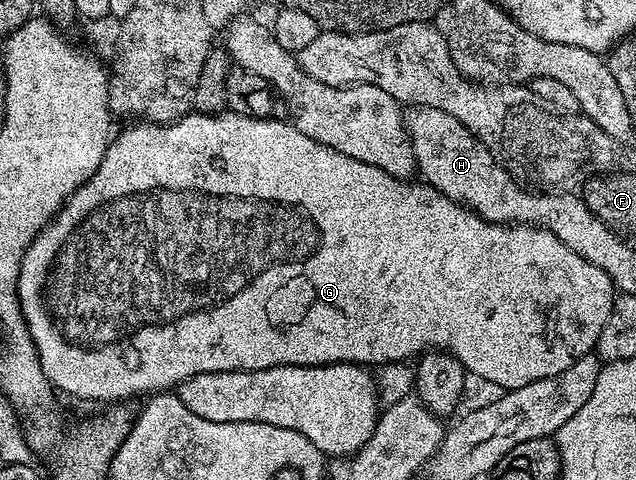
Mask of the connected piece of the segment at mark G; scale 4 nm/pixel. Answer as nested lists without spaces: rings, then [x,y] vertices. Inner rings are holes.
[[[193,111],[193,112],[190,112],[190,113],[188,113],[188,114],[187,114],[187,115],[185,115],[185,117],[179,117],[179,119],[178,119],[178,120],[176,120],[176,121],[174,121],[174,122],[171,122],[171,123],[169,123],[169,124],[166,124],[166,125],[157,125],[157,124],[155,124],[155,123],[132,123],[132,124],[129,124],[129,125],[132,125],[132,126],[130,126],[130,127],[129,127],[129,129],[124,129],[124,130],[122,130],[122,131],[121,131],[121,133],[120,133],[120,130],[119,130],[119,132],[117,132],[117,133],[116,133],[116,134],[115,134],[115,136],[113,136],[113,137],[112,137],[112,138],[111,138],[111,140],[109,140],[109,143],[108,143],[108,150],[107,150],[107,151],[106,151],[106,155],[105,155],[105,156],[104,156],[104,158],[103,158],[103,159],[102,159],[102,163],[101,163],[101,164],[100,164],[100,166],[99,166],[99,167],[98,167],[98,171],[94,171],[94,175],[90,175],[90,179],[89,179],[89,180],[88,180],[88,182],[86,182],[86,183],[85,183],[85,184],[84,184],[84,185],[83,185],[83,186],[82,186],[82,187],[78,187],[78,188],[77,188],[77,189],[76,189],[76,190],[74,190],[74,191],[73,191],[73,192],[72,192],[72,193],[71,193],[71,194],[70,194],[70,196],[69,196],[69,197],[68,197],[68,199],[67,199],[67,201],[65,201],[65,203],[64,203],[64,206],[63,206],[63,207],[61,207],[61,208],[60,208],[60,209],[59,209],[59,211],[57,211],[57,213],[56,213],[56,216],[55,216],[55,217],[53,217],[53,218],[52,218],[52,221],[51,221],[51,222],[50,222],[50,223],[49,223],[49,224],[48,224],[48,226],[46,226],[46,227],[45,227],[45,228],[44,228],[44,230],[43,230],[43,231],[42,231],[42,232],[41,232],[41,233],[39,233],[39,234],[38,234],[38,236],[37,236],[37,237],[36,237],[36,238],[34,238],[34,239],[33,239],[33,241],[32,241],[32,242],[31,242],[31,243],[30,243],[30,247],[26,247],[26,251],[25,251],[25,252],[24,252],[24,254],[23,254],[23,255],[22,255],[22,263],[21,263],[21,264],[20,264],[20,274],[19,274],[19,275],[18,275],[18,283],[17,283],[17,284],[16,284],[16,294],[17,294],[17,295],[18,295],[18,299],[19,299],[19,300],[20,300],[20,310],[21,310],[21,311],[22,311],[22,315],[23,315],[23,316],[24,316],[24,322],[25,322],[25,323],[26,323],[26,327],[27,327],[27,328],[28,328],[28,330],[29,330],[29,331],[30,331],[30,339],[31,339],[31,340],[32,340],[32,342],[33,342],[33,343],[34,343],[34,347],[35,347],[35,348],[36,348],[36,353],[37,353],[37,354],[38,354],[38,355],[39,355],[39,356],[40,356],[40,362],[41,362],[41,363],[42,363],[42,371],[43,371],[43,372],[44,372],[44,374],[45,374],[45,375],[46,375],[46,379],[47,379],[47,380],[48,380],[48,382],[50,382],[50,384],[51,384],[51,385],[52,385],[52,387],[53,387],[53,389],[55,389],[55,390],[57,390],[57,391],[59,391],[59,392],[60,392],[60,393],[61,393],[61,394],[64,394],[64,393],[69,393],[69,395],[70,395],[70,396],[72,396],[72,397],[81,397],[81,399],[82,399],[82,400],[84,400],[84,401],[108,401],[108,402],[104,402],[104,403],[124,403],[124,402],[127,402],[127,401],[128,401],[128,400],[129,400],[129,399],[128,399],[128,398],[127,398],[127,397],[136,397],[136,396],[138,396],[138,395],[139,395],[139,393],[144,393],[144,394],[143,394],[143,395],[155,395],[155,394],[157,394],[157,393],[159,393],[159,392],[161,392],[161,391],[168,391],[168,390],[171,390],[171,389],[172,389],[172,388],[173,388],[173,387],[176,387],[176,386],[179,386],[179,384],[180,384],[180,382],[181,382],[181,381],[188,381],[188,380],[190,380],[190,379],[191,379],[191,377],[193,377],[193,376],[194,376],[194,375],[198,375],[198,374],[199,374],[199,373],[213,373],[213,372],[214,372],[214,371],[238,371],[238,370],[239,370],[239,369],[244,369],[244,370],[246,370],[246,372],[247,372],[247,373],[249,373],[249,372],[250,372],[250,371],[262,371],[262,370],[263,370],[263,369],[265,369],[265,368],[266,368],[266,367],[278,367],[278,366],[279,366],[279,365],[336,365],[336,364],[338,364],[338,363],[339,363],[339,362],[340,362],[340,361],[347,361],[347,362],[348,362],[348,364],[349,364],[349,365],[363,365],[363,366],[365,366],[365,367],[373,367],[373,366],[372,366],[372,365],[376,365],[376,366],[375,366],[375,367],[383,367],[383,366],[385,366],[385,365],[391,365],[391,364],[393,364],[393,363],[404,363],[404,362],[407,362],[407,361],[408,361],[408,360],[409,360],[409,359],[412,359],[412,358],[415,358],[415,357],[416,357],[416,356],[417,356],[417,355],[420,355],[420,354],[423,354],[423,353],[424,353],[424,352],[425,352],[425,351],[432,351],[432,350],[436,350],[436,351],[447,351],[447,352],[449,352],[449,353],[453,353],[453,355],[455,355],[455,356],[456,356],[456,358],[457,358],[457,359],[459,359],[459,360],[460,360],[460,362],[462,362],[462,364],[464,364],[464,367],[465,367],[465,370],[467,370],[467,372],[468,372],[468,373],[469,373],[469,374],[471,374],[471,376],[472,376],[472,373],[473,373],[473,375],[474,375],[474,376],[476,376],[476,377],[481,377],[481,379],[482,379],[482,380],[484,380],[484,381],[489,381],[489,383],[490,383],[490,384],[492,384],[492,385],[501,385],[501,387],[500,387],[500,389],[501,389],[501,390],[504,390],[504,391],[507,391],[507,390],[511,390],[511,389],[516,389],[516,388],[520,388],[520,387],[525,387],[525,386],[526,386],[526,384],[528,384],[528,383],[533,383],[533,382],[537,382],[537,381],[538,381],[538,379],[545,379],[545,378],[547,378],[547,377],[550,377],[550,376],[554,376],[554,375],[556,375],[556,374],[557,374],[557,373],[558,373],[558,372],[562,372],[562,371],[564,371],[564,370],[566,370],[566,368],[568,368],[568,367],[570,367],[570,365],[571,365],[571,364],[574,364],[574,363],[575,363],[575,361],[576,361],[576,360],[578,360],[578,359],[579,359],[579,357],[582,357],[582,356],[586,356],[586,355],[588,355],[588,354],[591,354],[591,353],[592,353],[592,352],[593,352],[593,350],[595,350],[595,347],[596,347],[596,344],[597,344],[597,343],[598,343],[598,335],[602,335],[602,327],[606,327],[606,319],[610,319],[610,311],[611,311],[611,310],[612,310],[612,303],[613,303],[613,300],[614,300],[614,286],[613,286],[613,284],[612,284],[612,280],[611,280],[611,279],[610,279],[610,275],[606,275],[606,271],[602,271],[602,267],[594,267],[594,263],[590,263],[590,262],[589,262],[589,261],[587,261],[587,260],[586,260],[586,259],[582,259],[582,255],[574,255],[574,251],[570,251],[570,247],[566,247],[566,243],[562,243],[562,242],[561,242],[561,241],[559,241],[559,239],[558,239],[558,238],[557,238],[557,237],[556,237],[556,236],[554,236],[554,234],[552,234],[552,233],[549,233],[549,232],[548,232],[548,230],[546,230],[546,229],[541,229],[541,228],[539,228],[539,227],[537,227],[537,226],[535,226],[535,225],[495,225],[495,224],[494,224],[494,223],[493,223],[493,221],[487,221],[487,220],[486,220],[486,219],[482,219],[482,218],[481,218],[481,217],[480,217],[480,216],[479,216],[479,215],[478,215],[478,214],[477,214],[477,213],[475,213],[475,211],[474,211],[474,210],[472,210],[472,209],[467,209],[467,208],[466,208],[466,206],[464,206],[464,205],[458,205],[458,204],[456,204],[456,202],[454,202],[454,201],[452,201],[452,200],[450,200],[450,198],[449,198],[449,197],[447,197],[447,196],[446,196],[446,195],[442,195],[442,194],[441,194],[441,193],[439,193],[439,192],[438,192],[438,190],[436,190],[436,189],[435,189],[435,187],[433,187],[433,186],[432,186],[432,185],[430,185],[430,184],[427,184],[427,183],[419,183],[419,184],[420,184],[420,185],[415,185],[415,183],[414,183],[414,182],[415,182],[415,180],[412,180],[412,179],[404,179],[404,180],[401,180],[401,178],[398,178],[398,177],[392,177],[392,176],[391,176],[391,175],[389,175],[389,173],[387,173],[387,172],[386,172],[386,171],[382,171],[382,170],[381,170],[381,169],[379,169],[379,168],[378,168],[378,167],[374,167],[374,166],[373,166],[373,165],[371,165],[371,164],[370,164],[370,163],[362,163],[362,162],[361,162],[361,161],[359,161],[359,160],[358,160],[358,159],[354,159],[354,158],[353,158],[353,157],[351,157],[351,156],[350,156],[350,155],[342,155],[342,151],[334,151],[334,147],[326,147],[326,146],[325,146],[325,145],[323,145],[323,144],[322,144],[322,143],[318,143],[318,142],[317,142],[317,141],[315,141],[315,140],[314,140],[314,139],[310,139],[310,135],[302,135],[302,131],[298,131],[298,130],[297,130],[297,129],[296,129],[296,127],[295,127],[295,125],[293,125],[293,124],[291,124],[291,123],[289,123],[289,122],[288,122],[288,121],[287,121],[287,120],[284,120],[284,119],[273,119],[273,118],[270,118],[270,117],[247,117],[247,116],[246,116],[246,115],[238,115],[238,114],[237,114],[237,113],[233,113],[233,112],[231,112],[231,111],[225,111],[225,112],[222,112],[222,113],[214,113],[214,114],[211,114],[211,113],[198,113],[198,112],[195,112],[195,111]]]

